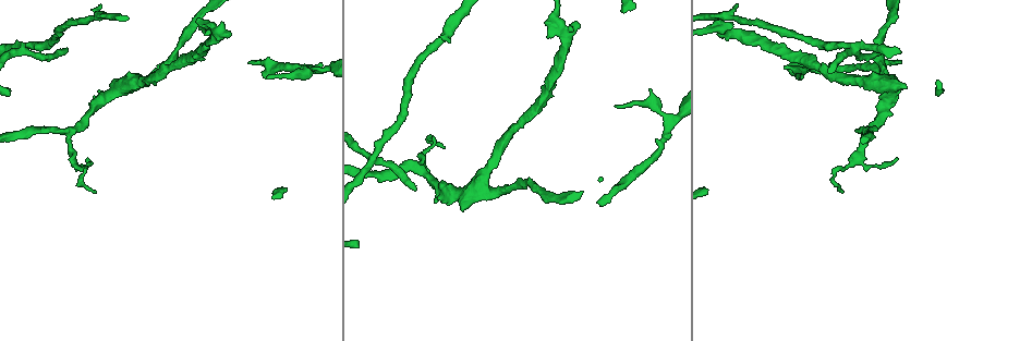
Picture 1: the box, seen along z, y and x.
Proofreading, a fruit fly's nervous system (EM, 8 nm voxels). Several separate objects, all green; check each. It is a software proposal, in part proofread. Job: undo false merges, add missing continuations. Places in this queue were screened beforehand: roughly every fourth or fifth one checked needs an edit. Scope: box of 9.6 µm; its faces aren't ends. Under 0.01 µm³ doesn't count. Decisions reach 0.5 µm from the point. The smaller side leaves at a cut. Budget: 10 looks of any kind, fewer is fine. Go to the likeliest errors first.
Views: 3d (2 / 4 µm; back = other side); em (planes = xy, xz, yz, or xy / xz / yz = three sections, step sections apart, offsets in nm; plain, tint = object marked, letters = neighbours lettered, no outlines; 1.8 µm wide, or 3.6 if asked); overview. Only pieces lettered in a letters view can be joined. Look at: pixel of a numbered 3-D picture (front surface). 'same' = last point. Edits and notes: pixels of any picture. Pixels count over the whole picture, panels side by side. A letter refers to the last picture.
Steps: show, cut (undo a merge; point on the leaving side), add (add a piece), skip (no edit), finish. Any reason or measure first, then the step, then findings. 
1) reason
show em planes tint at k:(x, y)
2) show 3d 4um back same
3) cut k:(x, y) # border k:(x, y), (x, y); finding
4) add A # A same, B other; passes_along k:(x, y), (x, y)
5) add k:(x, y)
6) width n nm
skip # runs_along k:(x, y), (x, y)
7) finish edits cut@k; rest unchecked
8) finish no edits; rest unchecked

an open end
show em planes letters at 1:(414, 190)

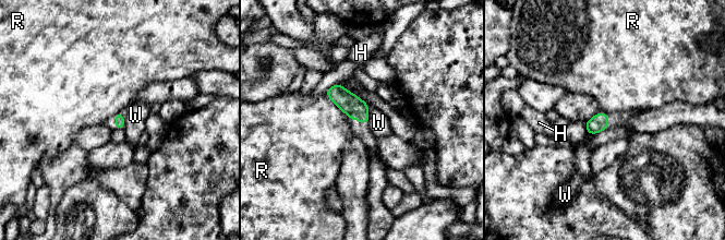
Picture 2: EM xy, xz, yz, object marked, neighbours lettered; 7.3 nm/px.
skip # H other, R other, W other; border 2:(367, 107), (369, 123); no lettered piece goes on from it

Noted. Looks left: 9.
an open end
show em 3.6um planes letters at 1:(597, 202)

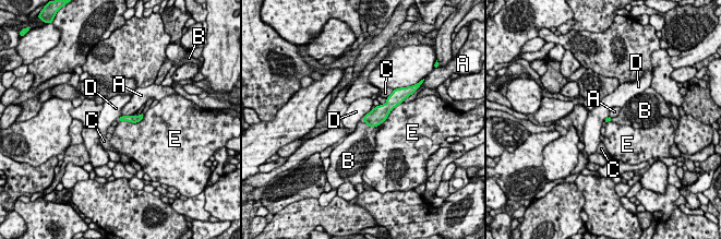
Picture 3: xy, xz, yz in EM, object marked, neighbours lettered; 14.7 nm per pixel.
longest_contact E 420 nm
add B # A other, B same, C other, D other, E other; it goes on there

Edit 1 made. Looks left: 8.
show overview

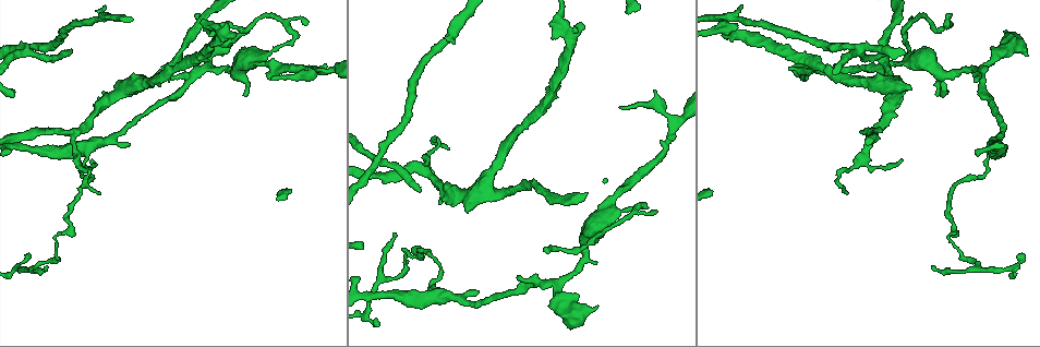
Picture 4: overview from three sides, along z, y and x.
abrupt turn
show em xy step 16 tint at 4:(424, 171)

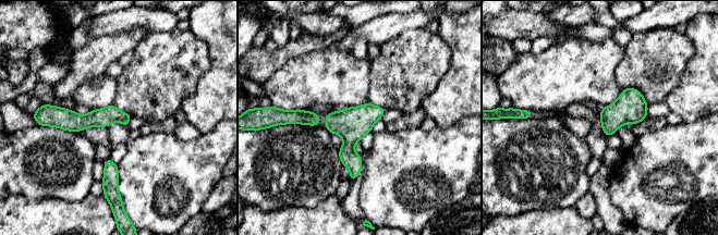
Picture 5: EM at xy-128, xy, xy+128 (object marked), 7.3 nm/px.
show em planes letters same

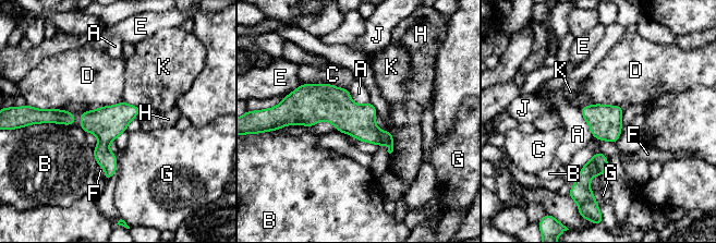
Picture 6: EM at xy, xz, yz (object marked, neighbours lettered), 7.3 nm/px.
skip # A other, B other, C other, D other, E other, F other, G other, H other, J other, K other; runs_along 6:(293, 116), (343, 113), (390, 148); all the same cell

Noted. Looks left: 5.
thin end
show em 3.6um xz step 16 letters at 4:(198, 15)

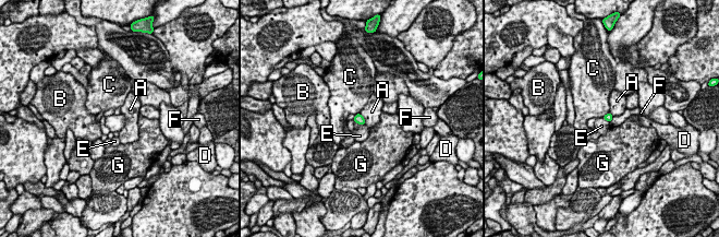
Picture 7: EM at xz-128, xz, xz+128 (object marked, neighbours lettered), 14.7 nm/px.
longest_contact A 180 nm
skip # A other, B other, C other, D other, E other, F other, G other; border 7:(360, 114), (365, 123); no lettered piece goes on from it

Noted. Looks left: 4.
finish edits add@3; rest unchecked

